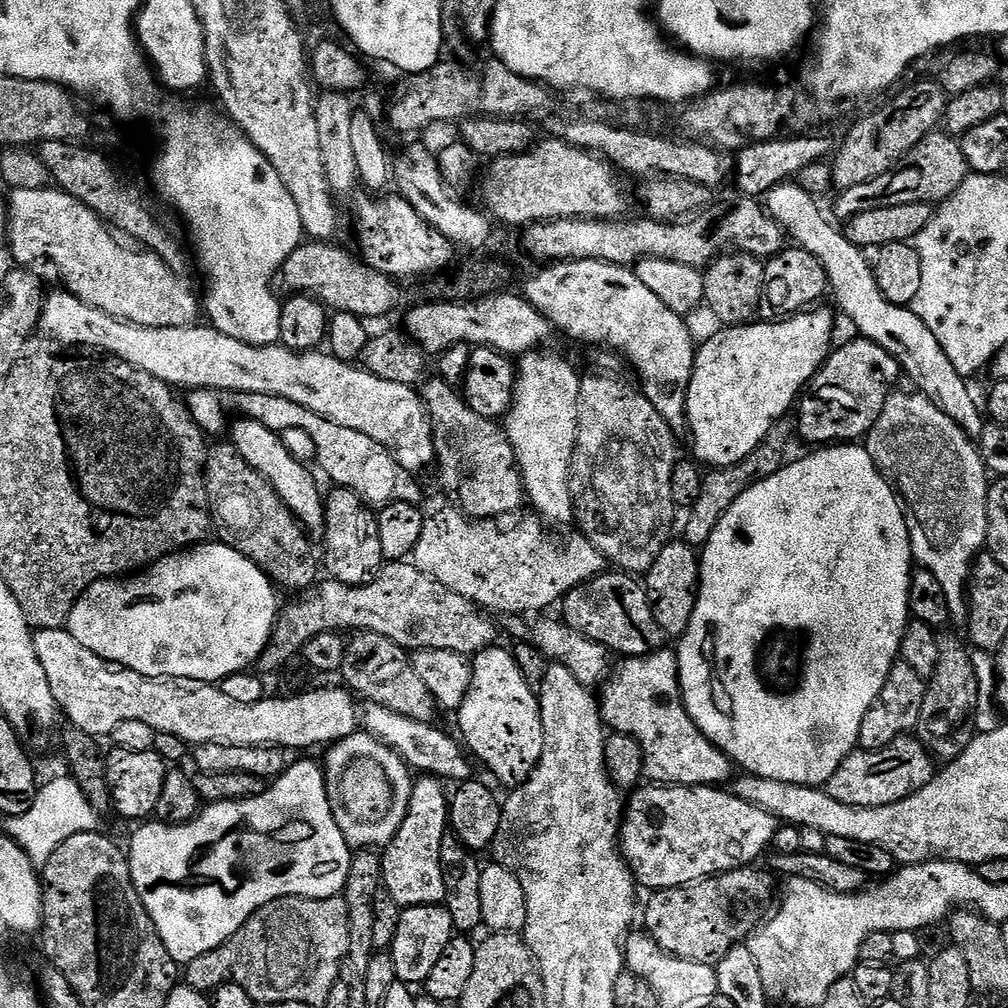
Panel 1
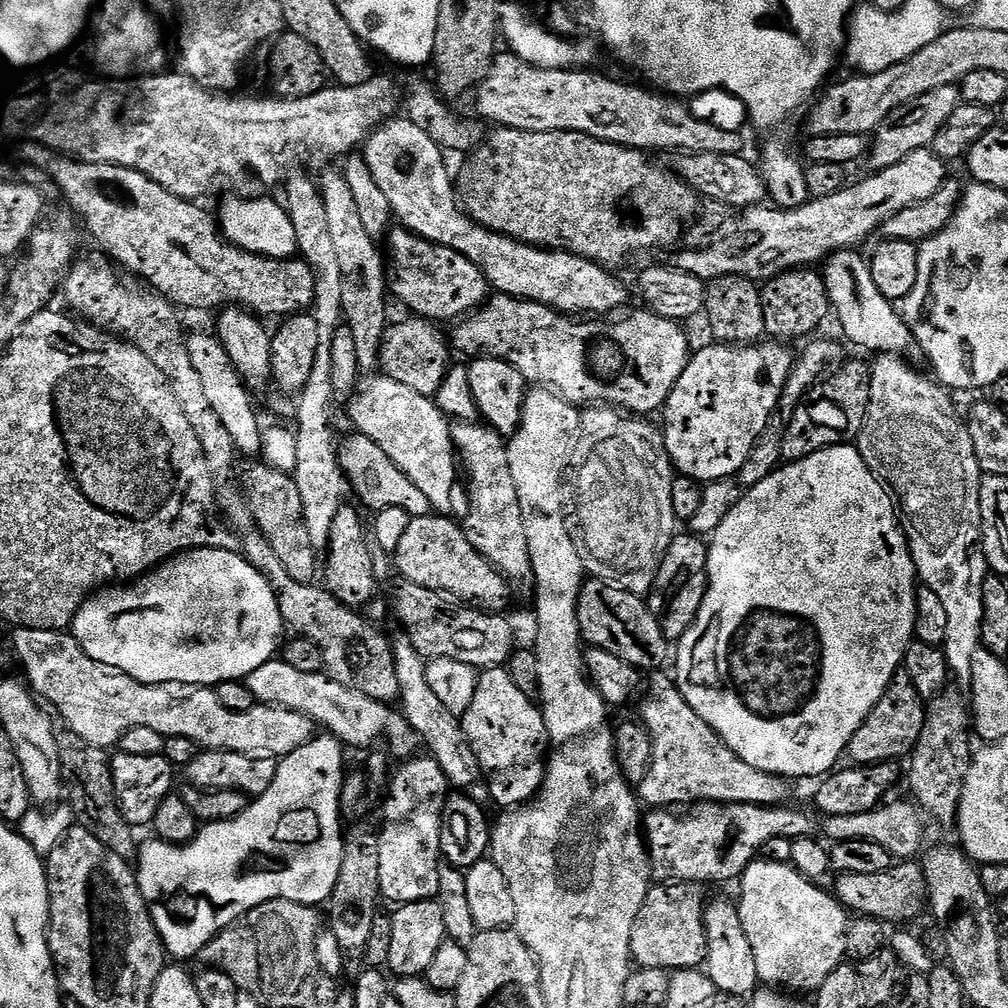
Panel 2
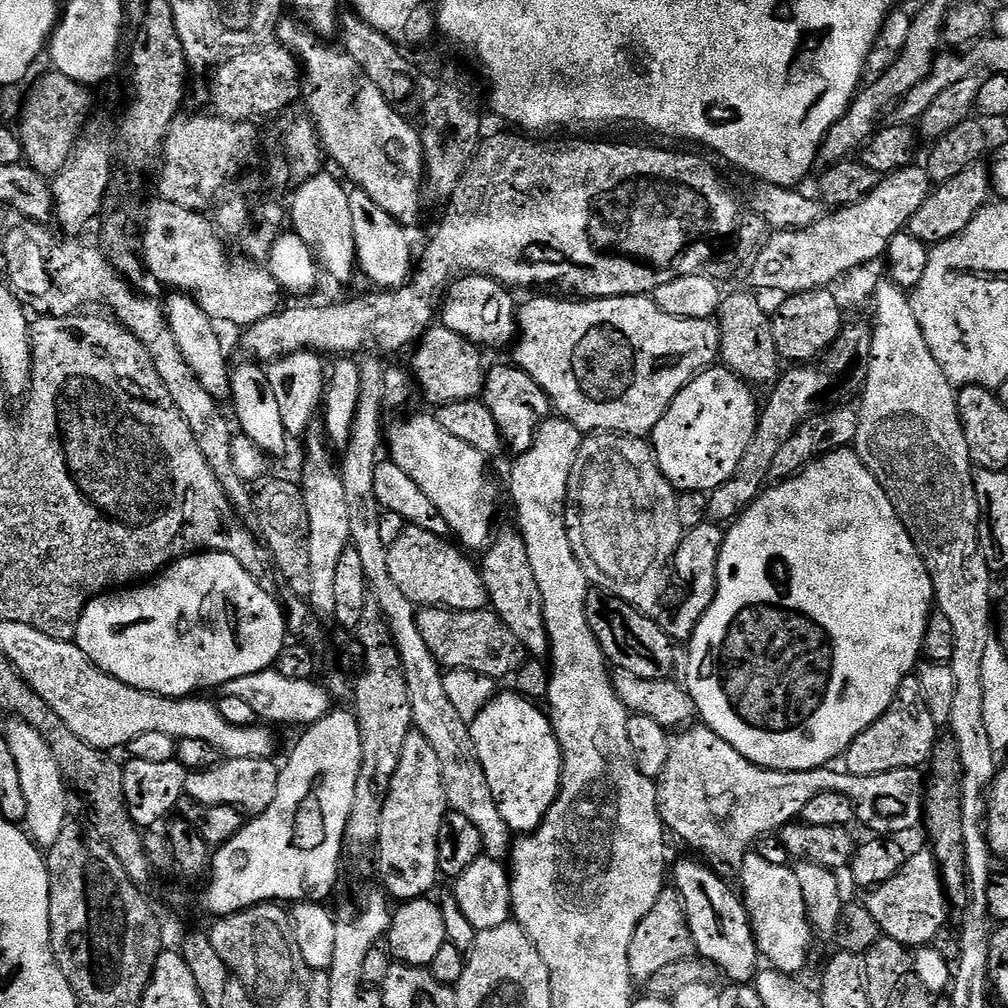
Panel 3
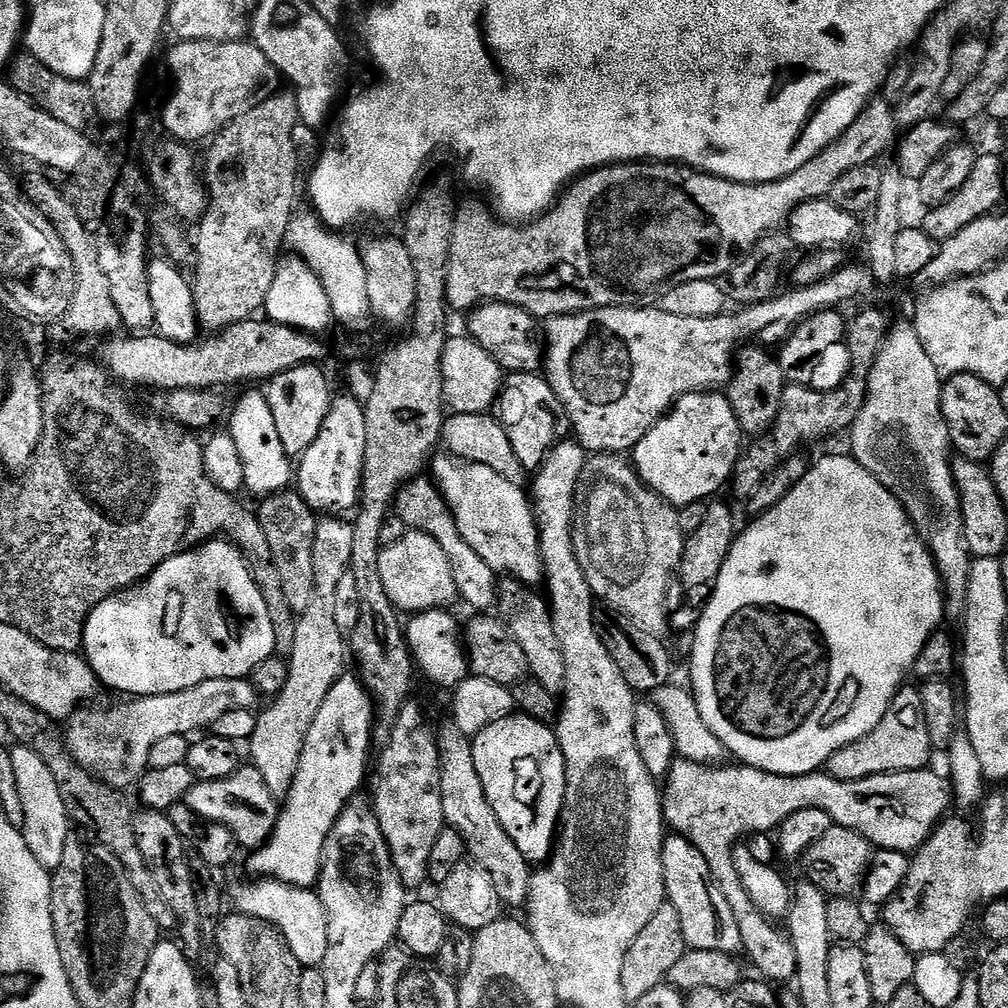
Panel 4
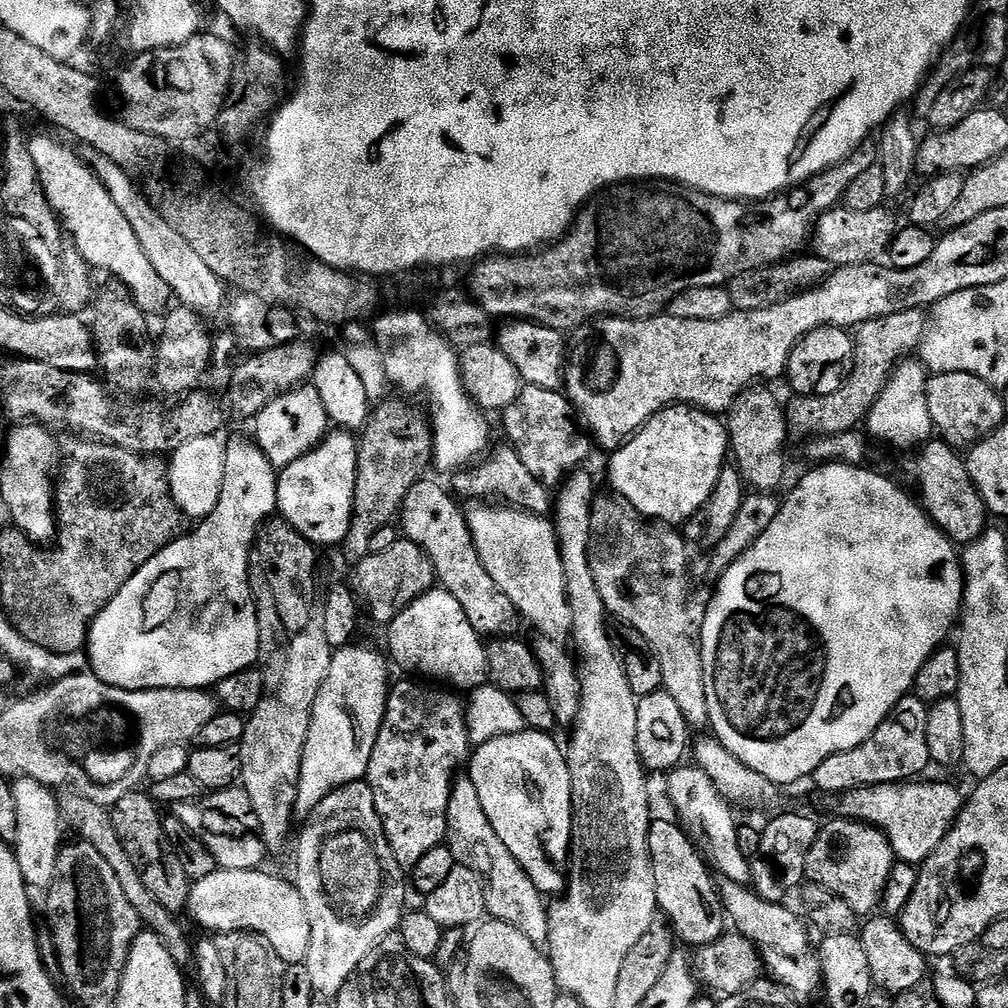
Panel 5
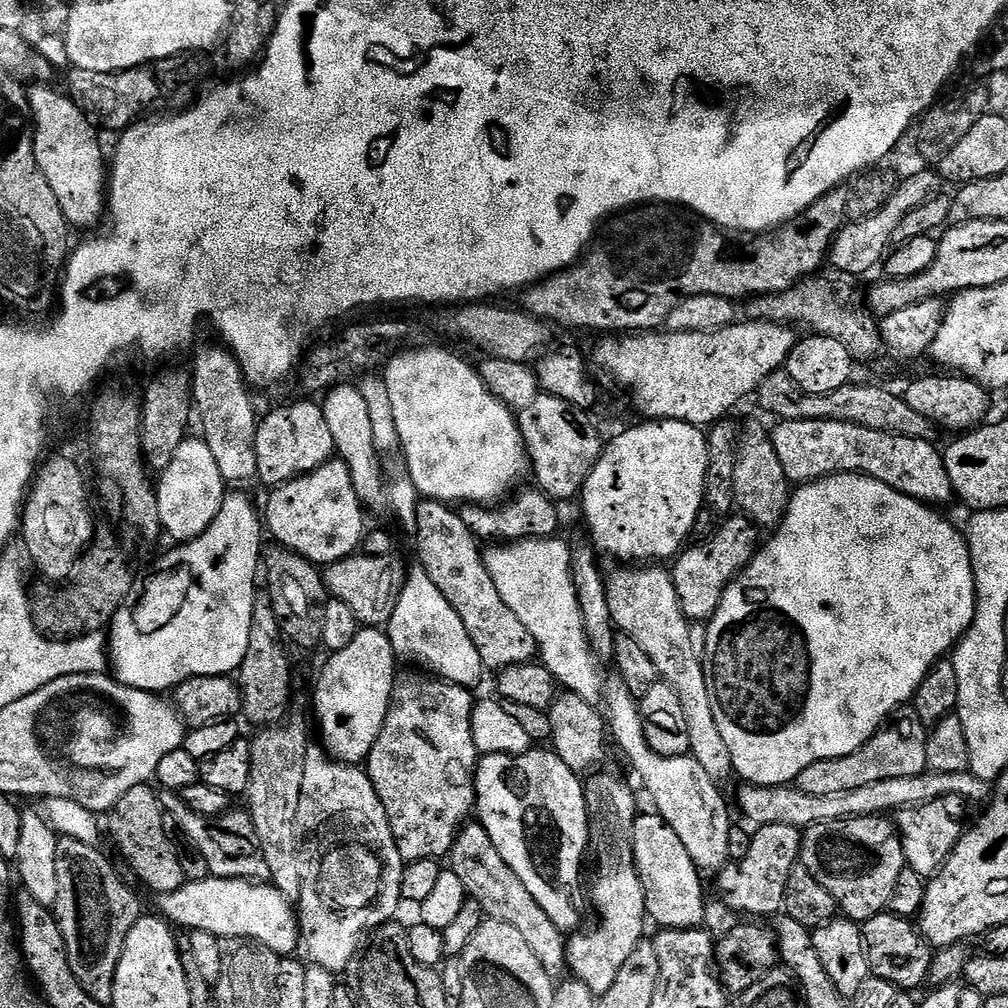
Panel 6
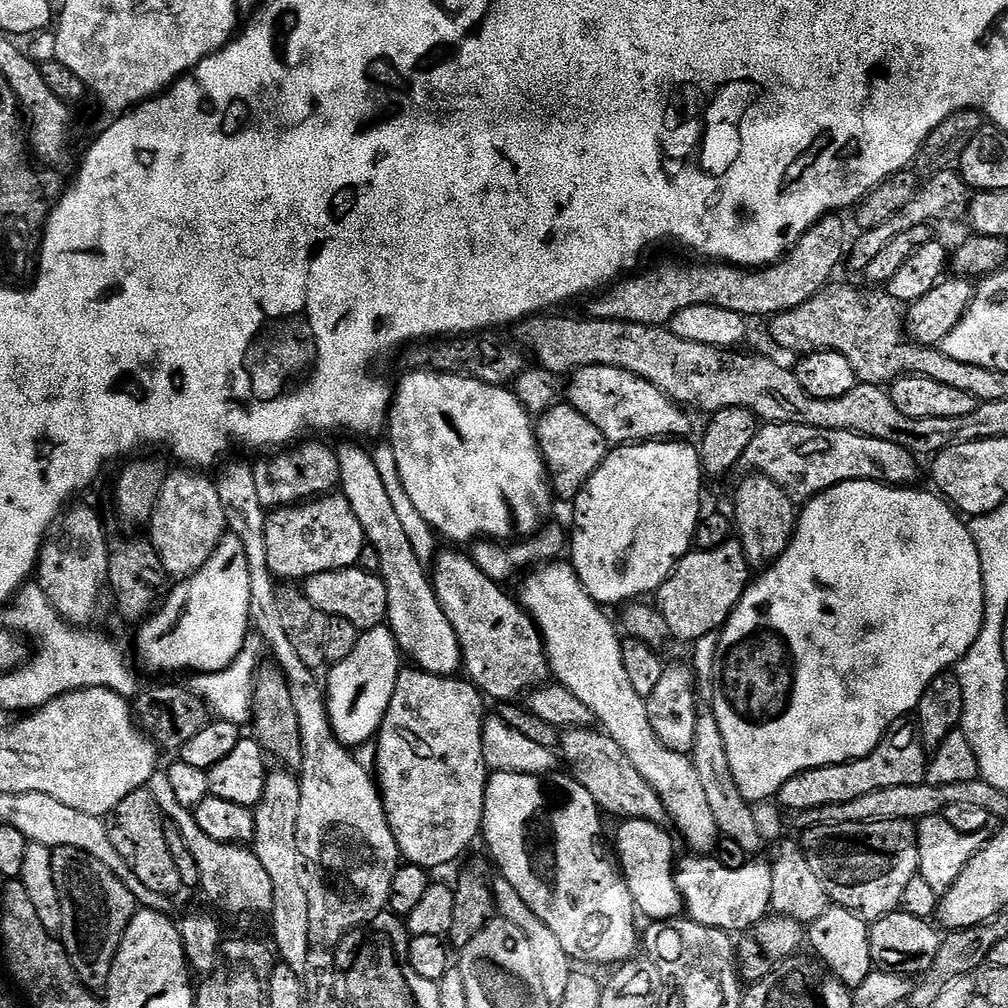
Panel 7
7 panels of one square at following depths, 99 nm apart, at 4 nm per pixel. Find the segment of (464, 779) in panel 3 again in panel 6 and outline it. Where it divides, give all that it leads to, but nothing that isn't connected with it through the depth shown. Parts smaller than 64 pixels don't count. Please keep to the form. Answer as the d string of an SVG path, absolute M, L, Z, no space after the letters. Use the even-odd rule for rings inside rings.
M478 822L465 823L456 836L456 841L450 853L450 870L462 878L462 886L468 891L469 897L475 903L482 906L485 917L498 922L506 922L506 926L514 926L518 934L522 934L522 939L530 945L530 950L534 950L534 958L542 962L542 970L546 970L548 977L556 982L568 972L568 946L565 933L550 922L546 910L534 902L534 897L530 895L530 890L522 886L522 881L518 879L518 874L502 862L502 854L490 842L490 834Z

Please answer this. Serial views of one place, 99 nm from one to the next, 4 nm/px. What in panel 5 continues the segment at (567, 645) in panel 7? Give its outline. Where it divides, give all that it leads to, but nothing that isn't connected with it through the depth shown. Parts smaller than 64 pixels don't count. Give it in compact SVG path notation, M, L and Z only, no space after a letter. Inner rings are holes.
M476 502L471 507L466 512L468 529L474 538L478 558L482 558L482 566L486 566L486 574L494 578L498 590L510 598L517 613L523 619L525 616L539 635L567 641L572 635L572 615L553 521L492 502ZM695 766L674 768L667 773L666 780L668 796L677 812L675 815L691 831L702 832L706 844L704 850L711 865L714 868L716 866L715 871L731 881L747 885L751 881L751 861L748 861L738 848L739 825L731 804L722 798L722 794L718 794L714 782L710 782L710 778L706 778L706 774L702 774L702 770Z

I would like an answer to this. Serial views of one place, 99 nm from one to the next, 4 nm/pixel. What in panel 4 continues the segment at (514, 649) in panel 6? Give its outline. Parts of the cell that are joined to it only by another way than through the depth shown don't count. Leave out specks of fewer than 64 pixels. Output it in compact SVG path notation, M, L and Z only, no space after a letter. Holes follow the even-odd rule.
M417 478L408 481L400 492L396 495L394 514L406 522L409 530L430 534L438 546L448 555L450 566L454 570L454 582L456 583L456 595L461 601L465 600L470 607L476 608L477 613L484 614L489 610L495 609L498 604L498 576L493 572L482 558L478 558L474 546L462 538L458 530L458 522L454 522L454 514L450 510L448 503L444 501L443 494L435 483L428 478Z

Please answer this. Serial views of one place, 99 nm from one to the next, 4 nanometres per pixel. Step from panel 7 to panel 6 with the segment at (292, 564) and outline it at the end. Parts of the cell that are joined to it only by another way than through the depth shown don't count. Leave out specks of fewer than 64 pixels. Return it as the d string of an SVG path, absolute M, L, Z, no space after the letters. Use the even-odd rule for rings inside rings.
M339 458L278 485L267 494L268 505L262 508L262 520L267 535L269 532L279 547L288 548L317 566L337 564L361 547L366 531L366 509L358 494L354 494L354 482L350 482L348 467Z

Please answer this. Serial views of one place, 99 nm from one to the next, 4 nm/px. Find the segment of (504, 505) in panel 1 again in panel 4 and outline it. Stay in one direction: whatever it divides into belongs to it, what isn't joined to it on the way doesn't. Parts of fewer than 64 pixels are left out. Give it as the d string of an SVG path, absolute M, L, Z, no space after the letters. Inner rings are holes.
M504 578L498 584L498 619L510 630L514 642L526 653L531 679L542 682L546 690L560 694L566 680L566 662L562 659L562 646L558 646L558 634L554 634L552 609L545 597L518 580Z

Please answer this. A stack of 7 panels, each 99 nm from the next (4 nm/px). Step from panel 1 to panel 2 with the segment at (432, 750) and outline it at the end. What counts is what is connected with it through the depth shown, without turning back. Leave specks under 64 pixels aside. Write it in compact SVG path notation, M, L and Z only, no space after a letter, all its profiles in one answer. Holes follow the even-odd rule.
M273 658L270 660L267 660L262 666L258 666L258 670L254 670L250 675L246 678L246 683L248 686L248 689L251 690L251 692L254 694L254 698L257 700L257 702L261 704L273 704L276 708L285 708L286 710L294 710L298 714L306 714L313 720L313 723L321 726L323 729L326 729L331 735L335 736L337 740L340 741L341 744L347 746L349 749L352 748L368 748L371 749L373 746L371 744L376 744L379 742L380 739L384 739L383 747L387 749L389 753L393 757L394 755L397 756L397 761L400 762L407 762L412 759L413 756L417 755L421 751L422 748L422 741L417 734L417 732L414 730L414 726L410 726L410 722L407 720L406 717L404 717L403 711L397 710L391 703L384 703L382 701L376 701L374 698L367 697L366 694L362 694L361 691L347 689L346 686L342 686L341 682L336 682L331 679L327 674L324 672L315 672L314 674L302 674L302 670L294 670L294 666L290 666L287 662L285 662L282 658Z

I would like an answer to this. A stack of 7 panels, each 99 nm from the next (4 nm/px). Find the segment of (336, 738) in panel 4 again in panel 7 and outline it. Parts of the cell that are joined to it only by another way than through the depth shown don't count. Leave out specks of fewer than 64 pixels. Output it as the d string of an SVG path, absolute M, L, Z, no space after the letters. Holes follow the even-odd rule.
M387 626L361 631L354 654L327 669L326 699L332 730L345 746L367 744L379 733L402 670L402 653Z

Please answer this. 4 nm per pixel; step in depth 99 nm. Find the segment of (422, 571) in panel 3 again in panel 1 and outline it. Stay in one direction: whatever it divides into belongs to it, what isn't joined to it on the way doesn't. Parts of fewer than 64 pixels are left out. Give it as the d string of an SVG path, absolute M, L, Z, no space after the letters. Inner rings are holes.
M447 507L425 519L422 538L418 538L418 546L414 546L411 563L422 570L422 574L434 578L434 582L454 590L454 594L462 594L462 598L472 601L489 613L500 612L499 614L523 617L524 612L540 612L543 608L550 607L555 600L556 603L563 601L564 595L571 588L577 588L579 584L585 584L587 580L593 580L605 571L604 555L590 543L587 535L568 536L564 544L559 544L554 537L544 536L546 525L535 514L521 515L517 524L507 528L504 525L507 523L499 519L473 520L455 507Z

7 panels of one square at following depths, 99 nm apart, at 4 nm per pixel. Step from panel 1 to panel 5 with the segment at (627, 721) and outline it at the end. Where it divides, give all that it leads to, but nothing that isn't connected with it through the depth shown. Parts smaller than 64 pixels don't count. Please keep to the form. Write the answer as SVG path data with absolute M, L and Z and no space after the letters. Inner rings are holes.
M905 782L902 784L879 784L869 788L859 788L853 792L843 793L839 797L839 815L845 820L858 820L862 824L868 824L871 828L877 828L879 832L890 842L892 852L901 864L923 864L926 858L934 852L938 842L952 829L952 823L958 818L958 814L964 809L965 793L959 792L952 784L920 784L924 782ZM724 876L716 880L716 888L720 891L720 901L724 903L725 917L735 931L754 942L764 963L764 972L777 984L781 984L796 999L797 1005L804 1006L815 996L819 997L824 986L820 953L814 940L812 944L808 937L810 928L802 916L800 921L799 914L787 908L787 903L764 900L751 887Z

